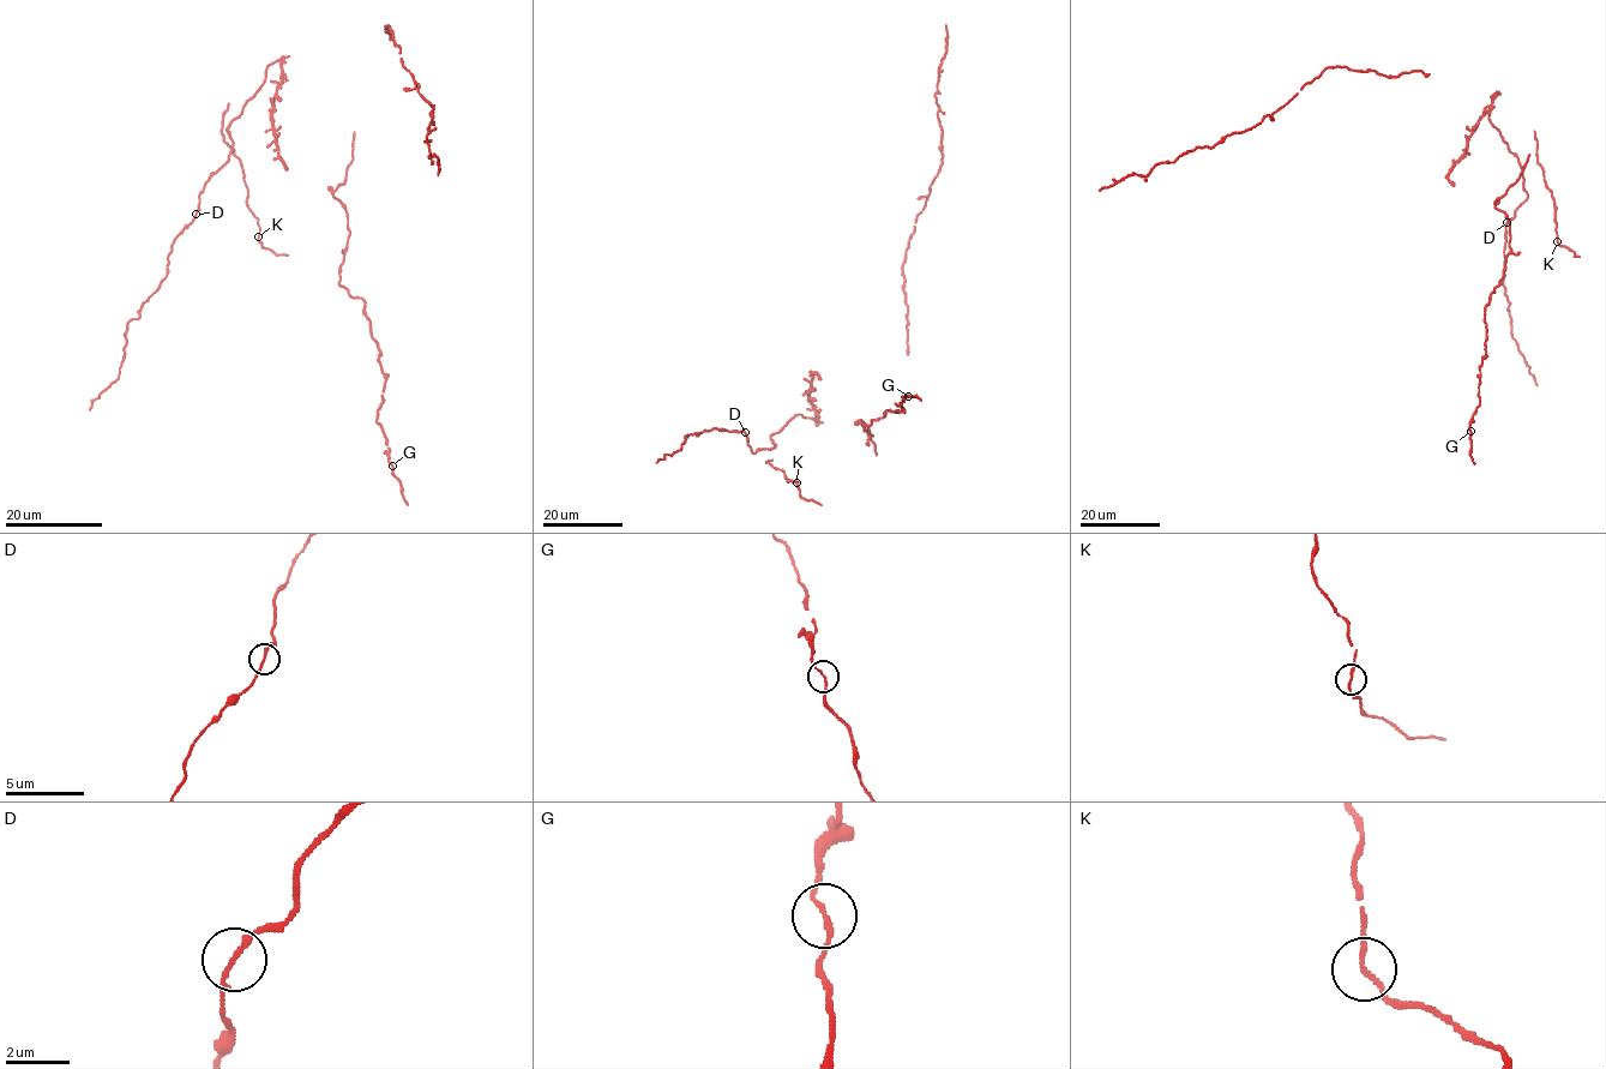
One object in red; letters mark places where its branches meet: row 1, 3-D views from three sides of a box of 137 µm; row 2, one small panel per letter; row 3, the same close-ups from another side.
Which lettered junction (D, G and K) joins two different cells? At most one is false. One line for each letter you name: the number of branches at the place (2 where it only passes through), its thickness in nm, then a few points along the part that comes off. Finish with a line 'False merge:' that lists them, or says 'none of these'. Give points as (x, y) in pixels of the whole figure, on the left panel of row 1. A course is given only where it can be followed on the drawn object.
False merge: none of these

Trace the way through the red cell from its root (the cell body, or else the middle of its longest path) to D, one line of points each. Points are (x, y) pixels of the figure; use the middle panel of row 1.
D: (820, 409), (814, 420), (795, 415), (771, 436), (776, 445), (770, 449), (753, 454), (745, 432)

